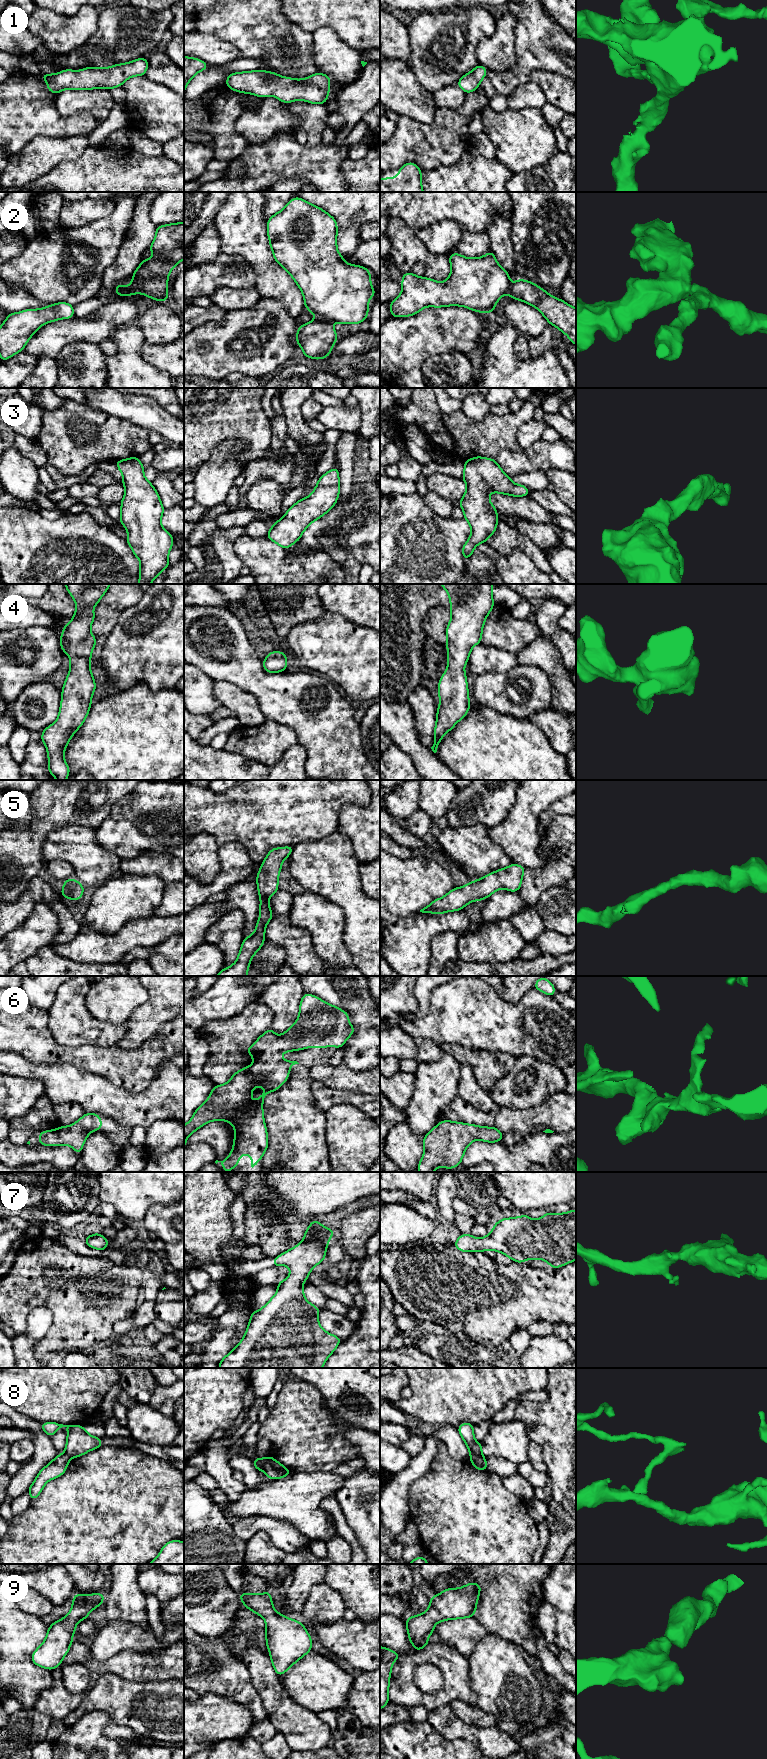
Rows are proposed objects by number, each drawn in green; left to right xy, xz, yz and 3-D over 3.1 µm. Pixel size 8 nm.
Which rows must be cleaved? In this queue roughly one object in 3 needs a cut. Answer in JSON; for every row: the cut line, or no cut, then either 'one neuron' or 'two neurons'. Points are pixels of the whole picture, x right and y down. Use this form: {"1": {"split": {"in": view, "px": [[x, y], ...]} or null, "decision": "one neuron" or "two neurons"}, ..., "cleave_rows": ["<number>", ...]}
{"1": {"split": null, "decision": "one neuron"}, "2": {"split": {"in": "xz", "px": [[319, 317], [330, 322]]}, "decision": "two neurons"}, "3": {"split": null, "decision": "one neuron"}, "4": {"split": null, "decision": "one neuron"}, "5": {"split": null, "decision": "one neuron"}, "6": {"split": null, "decision": "one neuron"}, "7": {"split": null, "decision": "one neuron"}, "8": {"split": {"in": "yz", "px": [[482, 1455], [470, 1456]]}, "decision": "two neurons"}, "9": {"split": null, "decision": "one neuron"}, "cleave_rows": ["2", "8"]}

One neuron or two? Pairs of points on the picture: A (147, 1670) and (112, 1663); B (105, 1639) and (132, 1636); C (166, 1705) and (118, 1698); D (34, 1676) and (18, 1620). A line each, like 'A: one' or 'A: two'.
A: one
B: one
C: one
D: one

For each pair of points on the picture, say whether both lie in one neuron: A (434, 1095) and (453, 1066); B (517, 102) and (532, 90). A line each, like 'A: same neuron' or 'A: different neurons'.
A: same neuron
B: same neuron

